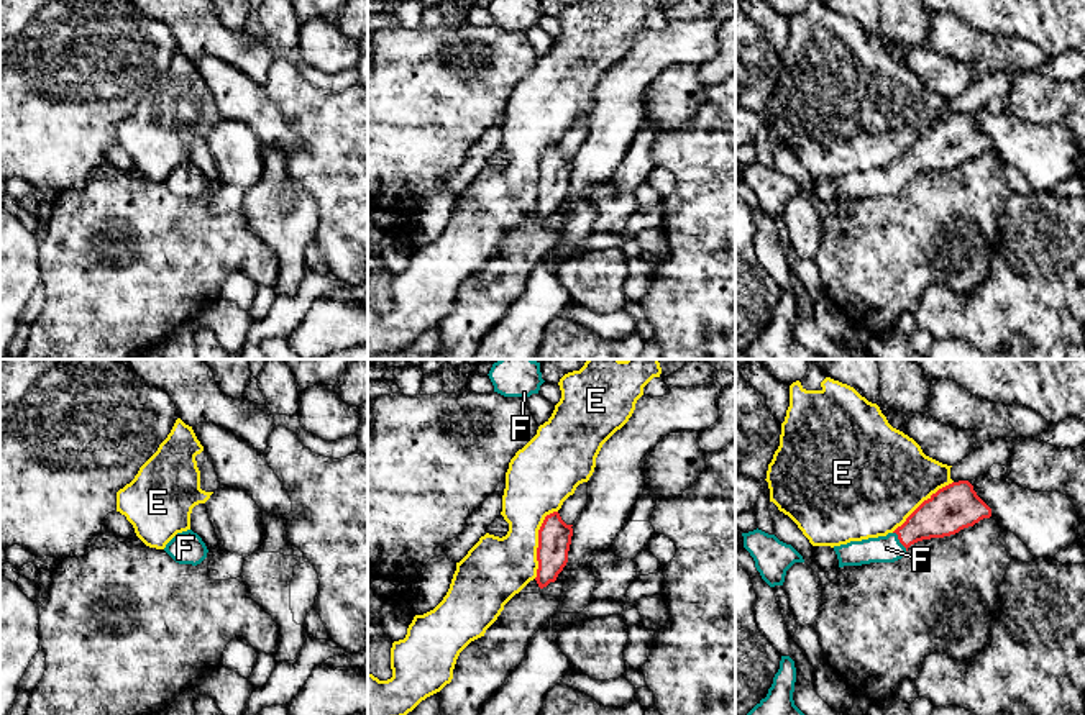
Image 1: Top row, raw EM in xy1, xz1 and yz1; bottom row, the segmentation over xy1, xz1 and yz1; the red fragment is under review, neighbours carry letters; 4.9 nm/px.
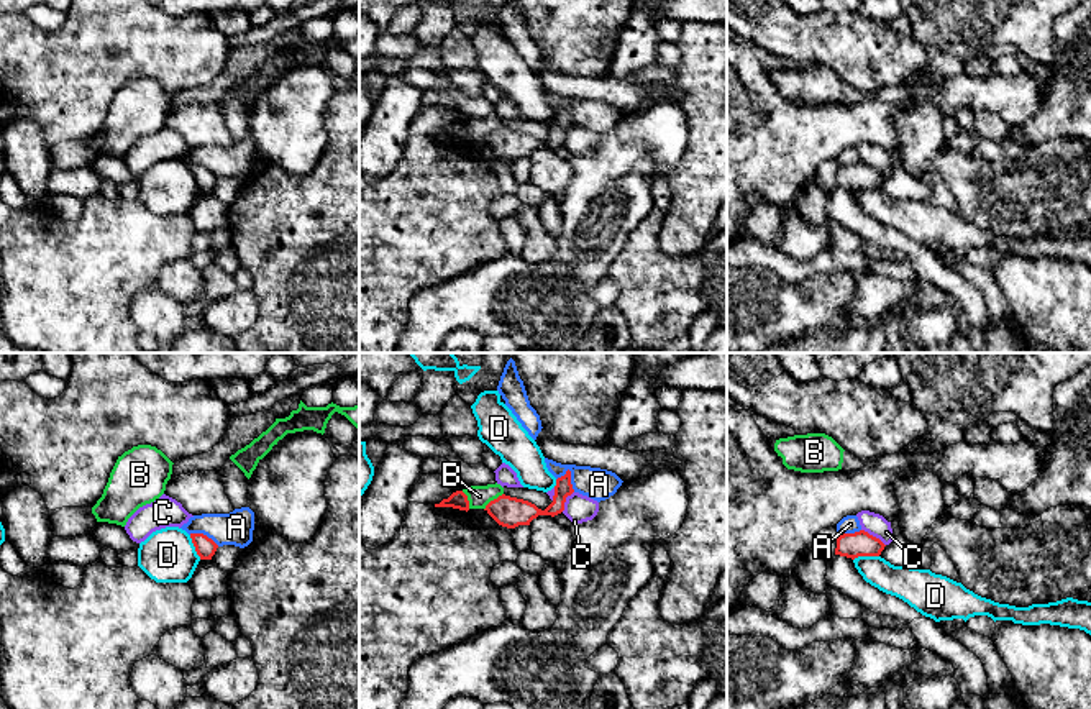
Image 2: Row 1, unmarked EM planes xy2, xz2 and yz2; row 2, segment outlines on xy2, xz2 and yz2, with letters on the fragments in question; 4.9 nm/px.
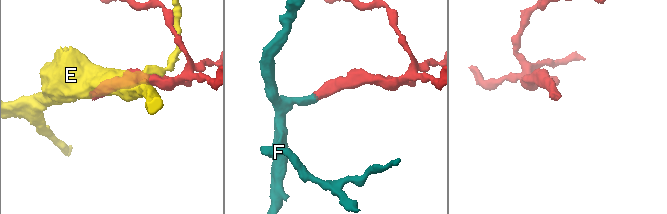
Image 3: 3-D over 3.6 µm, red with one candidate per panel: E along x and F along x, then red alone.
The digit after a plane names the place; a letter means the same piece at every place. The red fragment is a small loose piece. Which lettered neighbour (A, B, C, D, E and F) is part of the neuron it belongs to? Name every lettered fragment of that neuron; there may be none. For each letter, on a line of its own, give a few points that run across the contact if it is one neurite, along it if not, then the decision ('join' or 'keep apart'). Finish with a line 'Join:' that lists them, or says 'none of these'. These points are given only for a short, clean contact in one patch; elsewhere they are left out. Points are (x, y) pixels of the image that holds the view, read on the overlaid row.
A: line xz2 (568, 468), (575, 491); keep apart
B: line xz2 (502, 493), (484, 509); keep apart
C: line yz2 (862, 529), (885, 545); keep apart
D: keep apart
E: keep apart
F: line yz1 (941, 515), (921, 523), (900, 541), (887, 548); join
Join: F

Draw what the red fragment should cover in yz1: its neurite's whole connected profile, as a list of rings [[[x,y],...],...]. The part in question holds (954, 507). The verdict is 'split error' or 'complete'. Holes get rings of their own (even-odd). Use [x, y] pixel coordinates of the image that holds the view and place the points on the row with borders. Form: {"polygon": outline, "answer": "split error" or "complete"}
{"polygon": [[[968,480],[952,482],[924,500],[893,533],[834,546],[839,567],[895,562],[918,541],[944,538],[991,517]]], "answer": "split error"}

